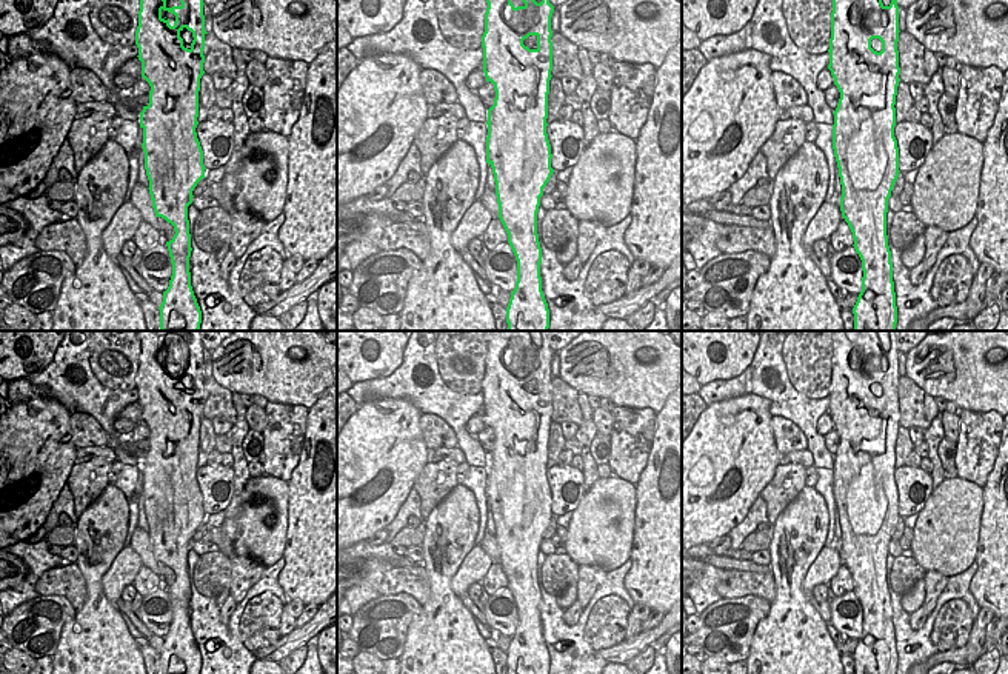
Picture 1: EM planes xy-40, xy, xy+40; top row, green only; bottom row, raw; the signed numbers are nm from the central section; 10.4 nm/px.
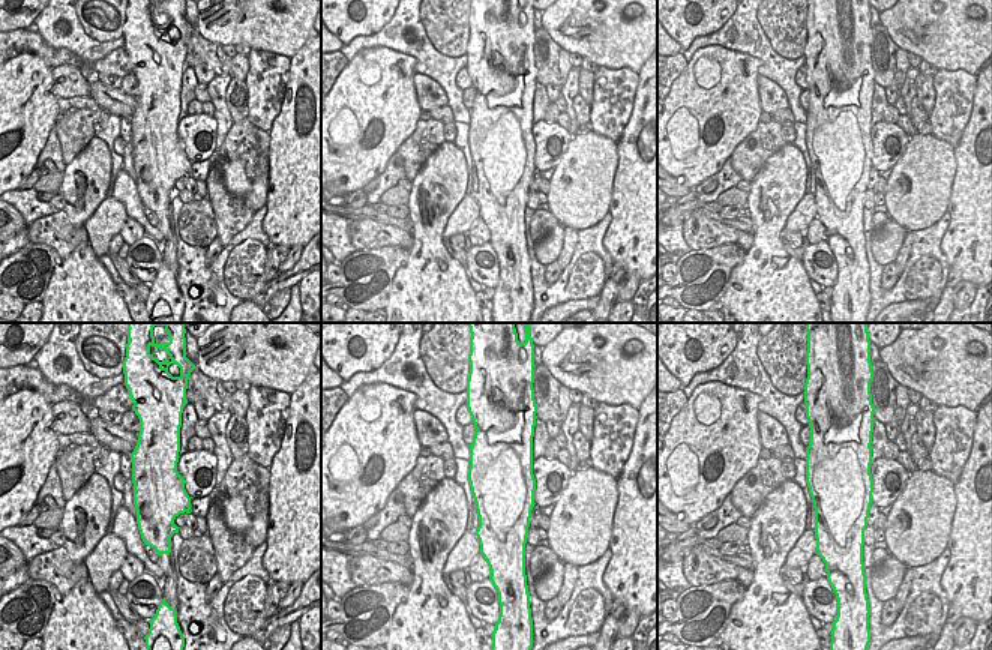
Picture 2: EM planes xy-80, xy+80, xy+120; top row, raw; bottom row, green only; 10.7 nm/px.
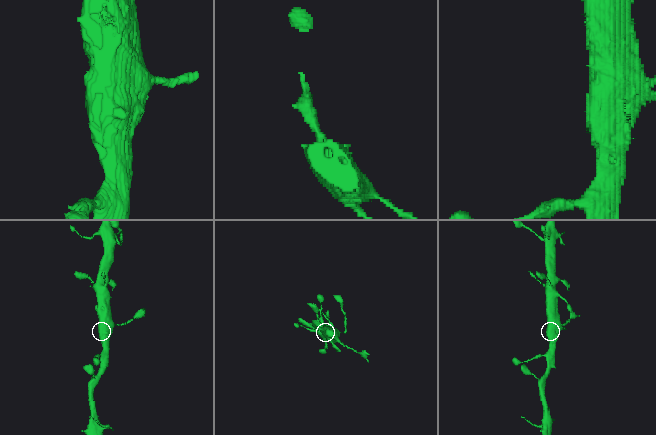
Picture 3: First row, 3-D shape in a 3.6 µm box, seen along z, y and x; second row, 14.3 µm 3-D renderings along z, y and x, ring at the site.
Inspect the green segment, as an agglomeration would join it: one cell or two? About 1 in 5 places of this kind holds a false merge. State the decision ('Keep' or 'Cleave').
Keep.

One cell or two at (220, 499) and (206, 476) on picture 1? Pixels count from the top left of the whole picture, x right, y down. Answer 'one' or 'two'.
one

